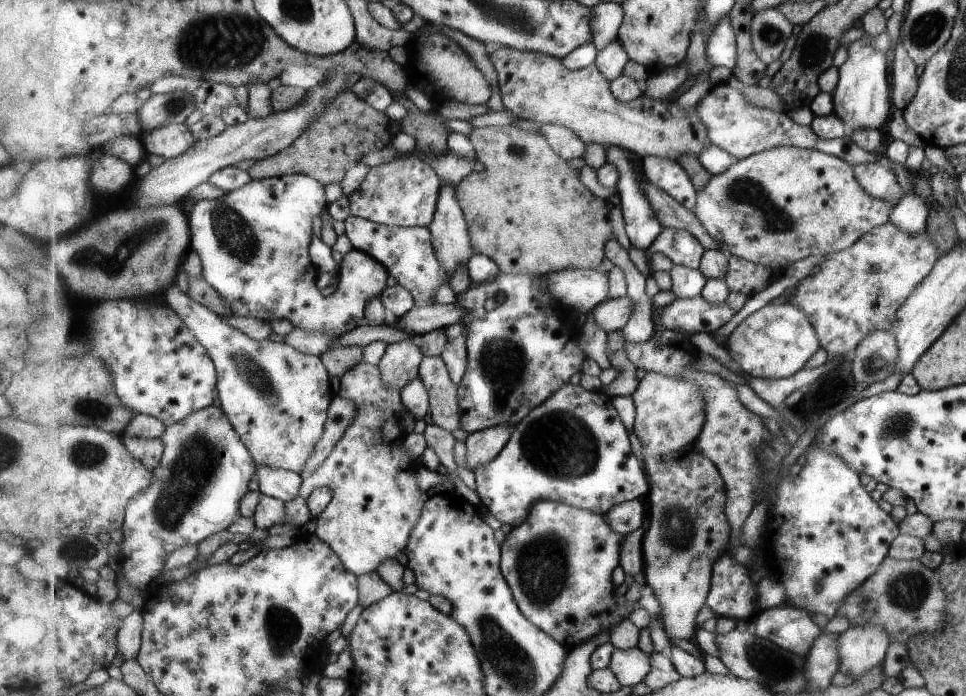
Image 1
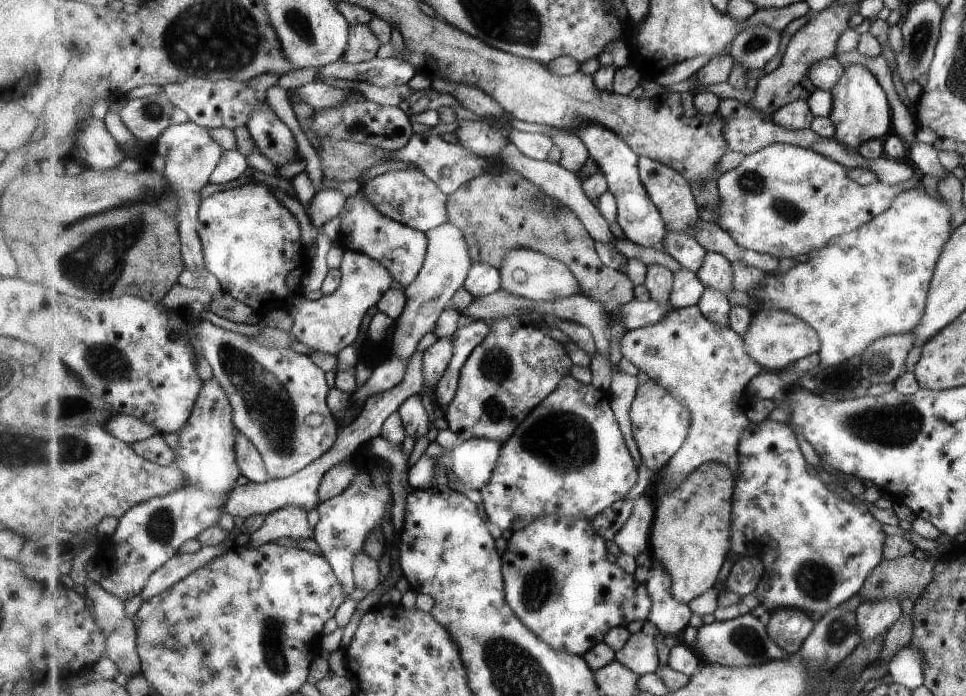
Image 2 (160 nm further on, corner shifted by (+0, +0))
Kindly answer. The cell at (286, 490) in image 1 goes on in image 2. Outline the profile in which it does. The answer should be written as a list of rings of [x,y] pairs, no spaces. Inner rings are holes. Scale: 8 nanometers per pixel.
[[[237,429],[237,462],[241,466],[241,473],[248,481],[261,483],[275,480],[275,476],[271,476],[271,472],[267,470],[267,464],[263,460],[263,456],[251,443],[251,440],[241,434]]]

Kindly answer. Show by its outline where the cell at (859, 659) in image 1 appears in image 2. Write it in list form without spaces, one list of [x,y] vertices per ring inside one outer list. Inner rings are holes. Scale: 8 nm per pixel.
[[[875,600],[875,602],[861,602],[854,611],[855,628],[859,634],[859,644],[873,640],[875,636],[885,636],[887,630],[893,626],[901,616],[900,602],[889,600]]]

